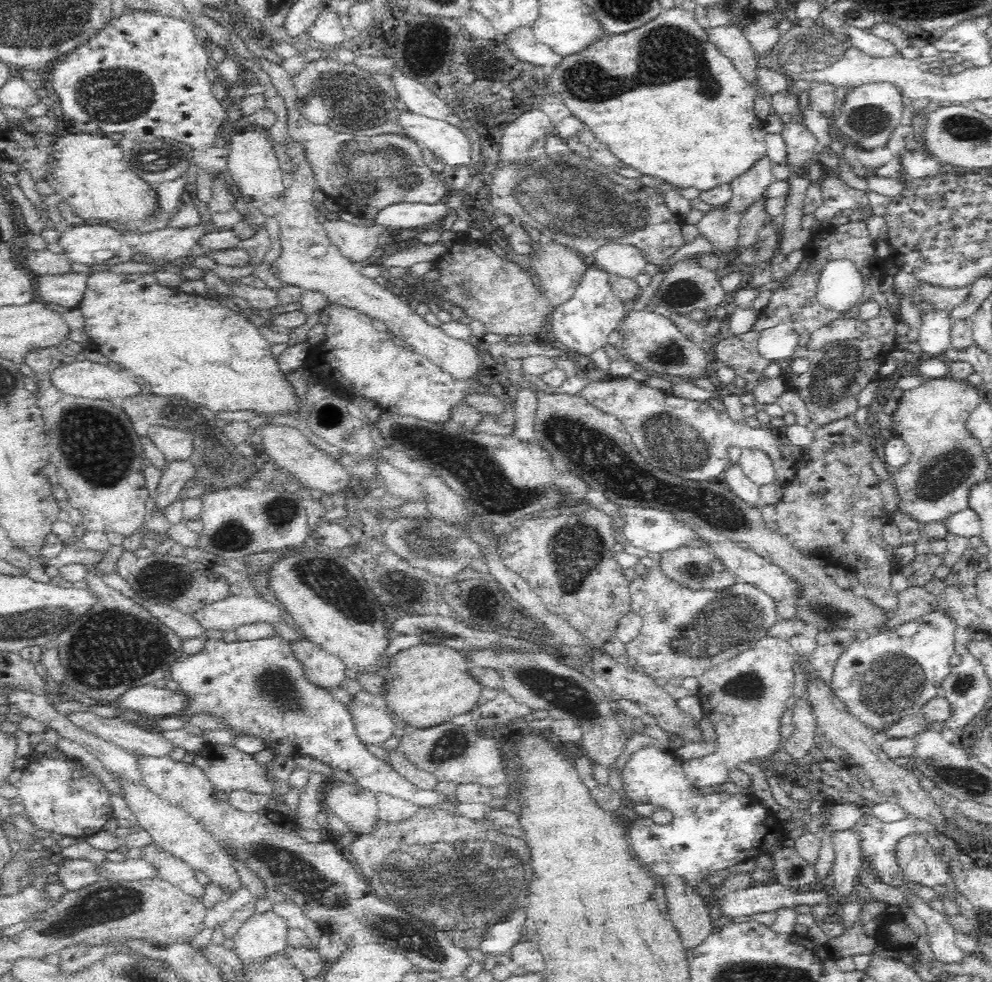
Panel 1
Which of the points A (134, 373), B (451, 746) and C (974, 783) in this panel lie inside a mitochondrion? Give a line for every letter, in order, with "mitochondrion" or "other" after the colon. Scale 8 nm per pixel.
A: other
B: mitochondrion
C: mitochondrion

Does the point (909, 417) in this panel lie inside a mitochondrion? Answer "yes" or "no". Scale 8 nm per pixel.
no

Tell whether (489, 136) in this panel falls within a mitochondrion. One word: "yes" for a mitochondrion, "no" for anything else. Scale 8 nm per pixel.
no

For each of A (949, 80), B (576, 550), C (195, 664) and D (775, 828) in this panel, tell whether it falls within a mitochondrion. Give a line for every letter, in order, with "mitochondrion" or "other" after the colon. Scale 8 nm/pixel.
A: other
B: mitochondrion
C: other
D: other

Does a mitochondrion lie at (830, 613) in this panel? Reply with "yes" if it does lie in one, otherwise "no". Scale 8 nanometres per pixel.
yes

